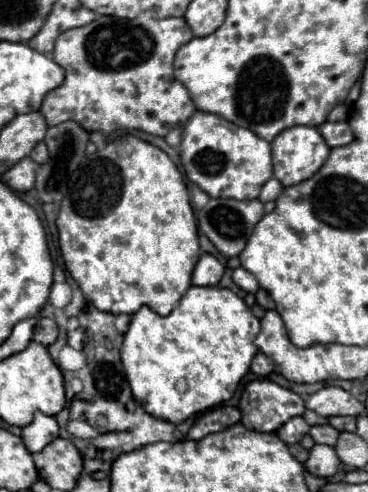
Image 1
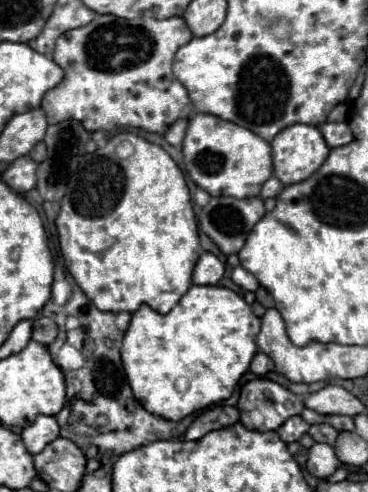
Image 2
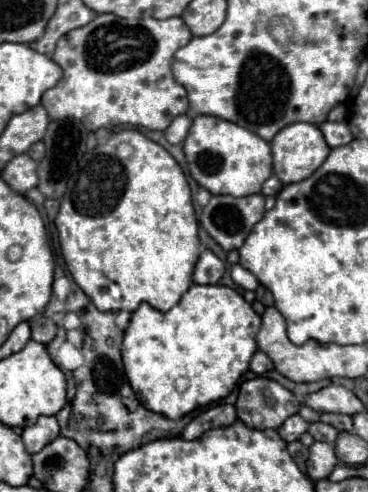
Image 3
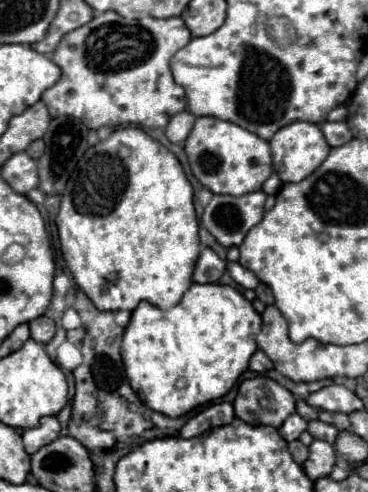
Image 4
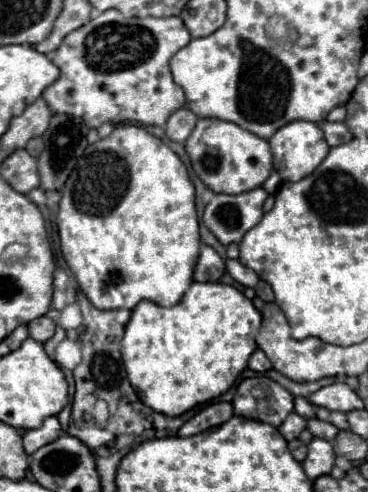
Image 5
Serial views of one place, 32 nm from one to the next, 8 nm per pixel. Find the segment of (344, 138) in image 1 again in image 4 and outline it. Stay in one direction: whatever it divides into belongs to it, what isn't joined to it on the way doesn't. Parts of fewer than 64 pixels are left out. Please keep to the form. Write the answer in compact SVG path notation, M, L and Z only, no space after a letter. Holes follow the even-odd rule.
M322 122L320 130L326 136L326 142L334 148L334 146L342 146L348 144L352 140L352 134L346 126L346 122Z

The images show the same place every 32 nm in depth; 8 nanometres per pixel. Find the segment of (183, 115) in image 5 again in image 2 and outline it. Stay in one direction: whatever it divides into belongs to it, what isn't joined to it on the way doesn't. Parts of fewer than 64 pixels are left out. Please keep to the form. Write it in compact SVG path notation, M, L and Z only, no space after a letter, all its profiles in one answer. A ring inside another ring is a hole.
M178 120L168 132L166 132L166 142L172 144L172 146L180 146L182 144L182 138L184 138L184 132L186 132L186 124L188 120Z

